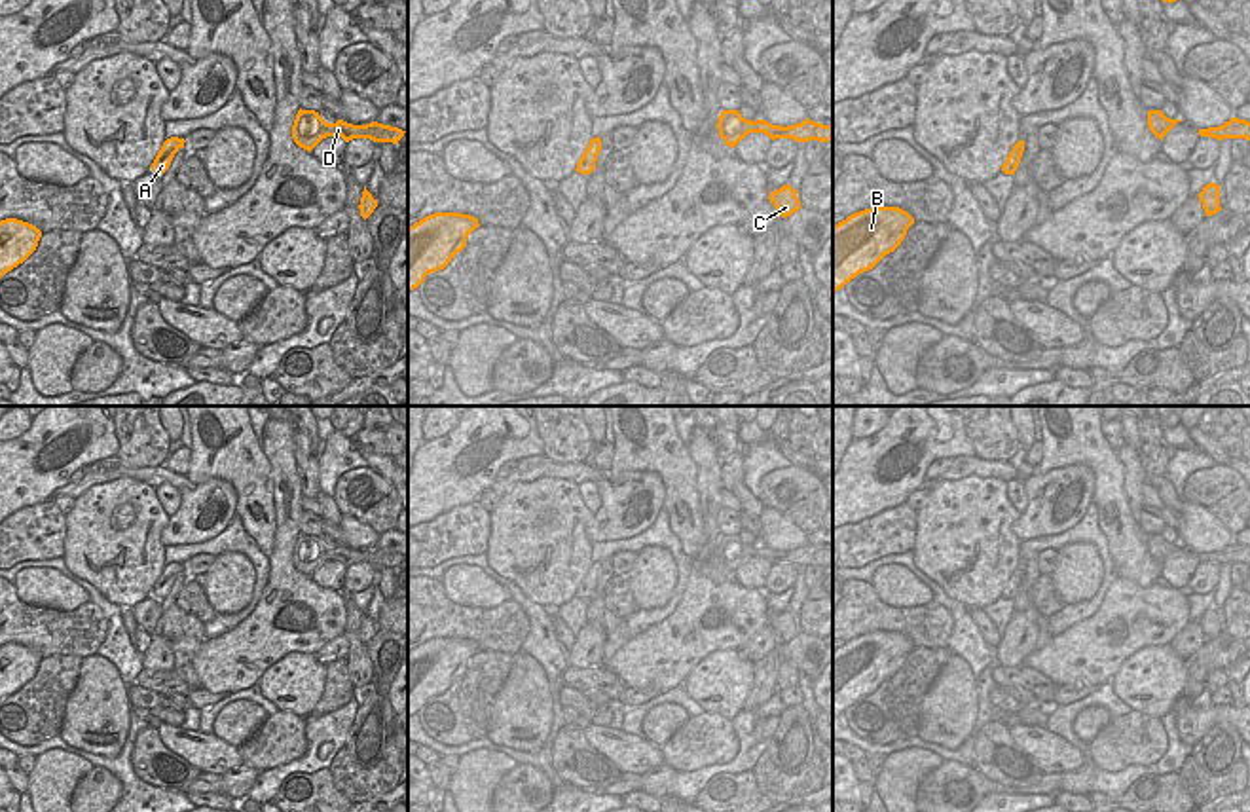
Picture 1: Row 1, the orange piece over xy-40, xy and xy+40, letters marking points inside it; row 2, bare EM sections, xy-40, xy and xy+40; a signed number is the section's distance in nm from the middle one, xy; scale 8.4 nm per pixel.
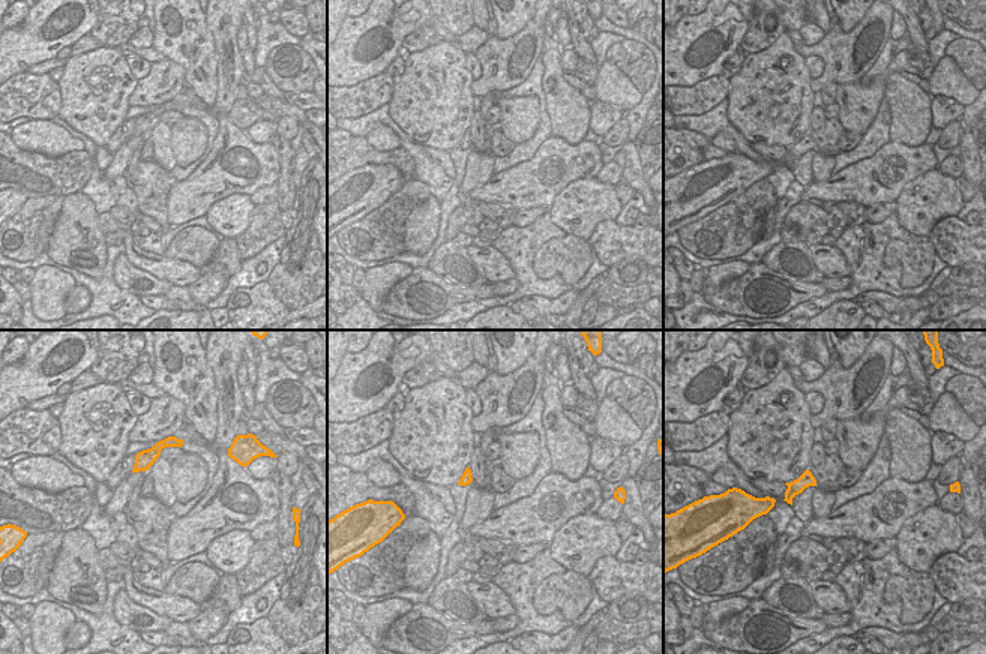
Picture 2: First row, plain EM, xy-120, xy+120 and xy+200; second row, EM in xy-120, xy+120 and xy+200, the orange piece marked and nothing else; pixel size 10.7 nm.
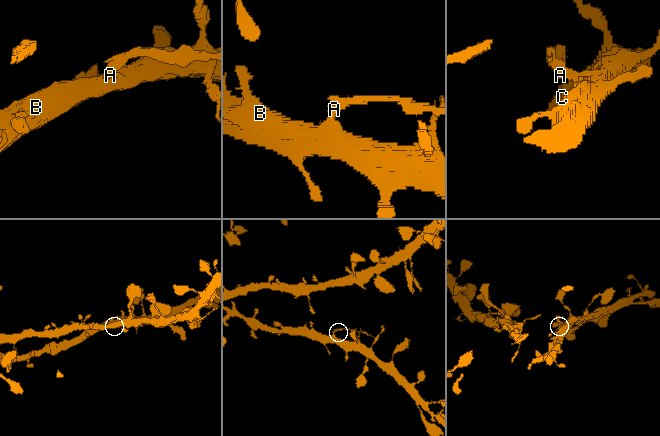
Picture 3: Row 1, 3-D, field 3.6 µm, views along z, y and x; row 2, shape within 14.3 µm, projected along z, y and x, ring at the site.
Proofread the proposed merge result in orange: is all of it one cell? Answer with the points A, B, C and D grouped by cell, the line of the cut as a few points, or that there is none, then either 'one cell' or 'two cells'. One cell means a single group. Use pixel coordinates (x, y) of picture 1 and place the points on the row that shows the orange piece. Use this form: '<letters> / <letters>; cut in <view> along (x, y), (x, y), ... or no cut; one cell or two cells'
A B C / D; cut in xy-40 along (162, 148), (167, 156), (173, 156); two cells

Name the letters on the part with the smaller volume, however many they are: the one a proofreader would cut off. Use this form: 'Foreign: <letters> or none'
Foreign: D

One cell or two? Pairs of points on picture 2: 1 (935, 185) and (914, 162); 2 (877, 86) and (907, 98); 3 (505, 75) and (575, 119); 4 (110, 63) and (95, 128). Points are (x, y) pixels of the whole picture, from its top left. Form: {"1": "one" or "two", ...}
{"1": "two", "2": "two", "3": "two", "4": "one"}

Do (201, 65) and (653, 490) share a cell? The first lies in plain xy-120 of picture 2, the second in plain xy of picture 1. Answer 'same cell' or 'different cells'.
different cells

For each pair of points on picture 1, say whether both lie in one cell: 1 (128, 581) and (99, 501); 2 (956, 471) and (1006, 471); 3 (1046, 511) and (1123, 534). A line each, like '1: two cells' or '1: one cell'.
1: one cell
2: one cell
3: two cells

